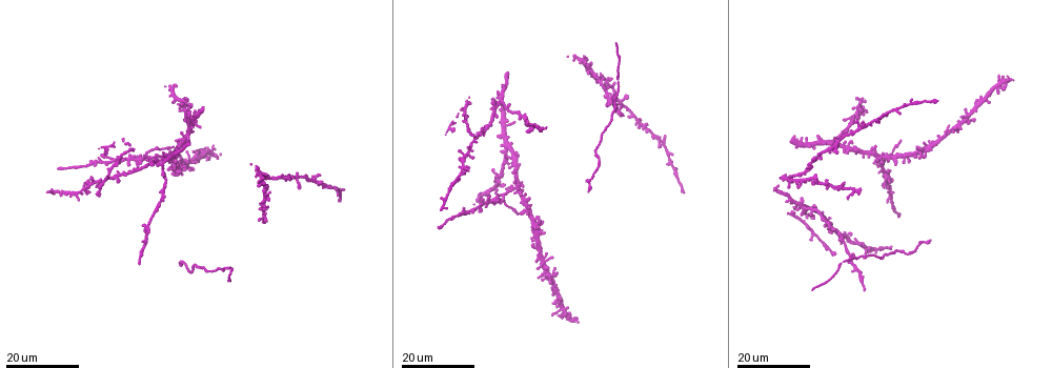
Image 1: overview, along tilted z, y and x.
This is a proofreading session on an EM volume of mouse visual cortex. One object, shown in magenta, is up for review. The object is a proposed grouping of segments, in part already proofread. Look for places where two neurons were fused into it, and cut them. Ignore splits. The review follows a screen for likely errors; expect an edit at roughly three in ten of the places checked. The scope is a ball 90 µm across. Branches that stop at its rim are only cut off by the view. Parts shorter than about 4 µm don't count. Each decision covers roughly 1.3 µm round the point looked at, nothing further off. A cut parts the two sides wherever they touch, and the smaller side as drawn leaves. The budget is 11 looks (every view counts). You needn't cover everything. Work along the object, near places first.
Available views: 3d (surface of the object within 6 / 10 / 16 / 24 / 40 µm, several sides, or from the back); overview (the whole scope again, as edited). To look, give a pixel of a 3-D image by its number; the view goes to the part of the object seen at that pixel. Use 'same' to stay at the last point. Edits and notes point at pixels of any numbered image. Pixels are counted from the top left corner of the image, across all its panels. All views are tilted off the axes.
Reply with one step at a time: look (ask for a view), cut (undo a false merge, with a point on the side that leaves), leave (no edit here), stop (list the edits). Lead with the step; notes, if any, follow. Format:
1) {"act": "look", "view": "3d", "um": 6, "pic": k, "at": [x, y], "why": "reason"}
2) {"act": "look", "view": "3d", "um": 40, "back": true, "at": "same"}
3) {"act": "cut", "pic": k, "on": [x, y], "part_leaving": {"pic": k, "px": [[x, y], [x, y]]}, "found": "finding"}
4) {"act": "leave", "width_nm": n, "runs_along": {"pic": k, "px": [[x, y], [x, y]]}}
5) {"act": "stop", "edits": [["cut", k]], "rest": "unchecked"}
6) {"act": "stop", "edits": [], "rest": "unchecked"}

{"act": "look", "view": "3d", "um": 24, "pic": 1, "at": [77, 195], "why": "thick turns thin"}

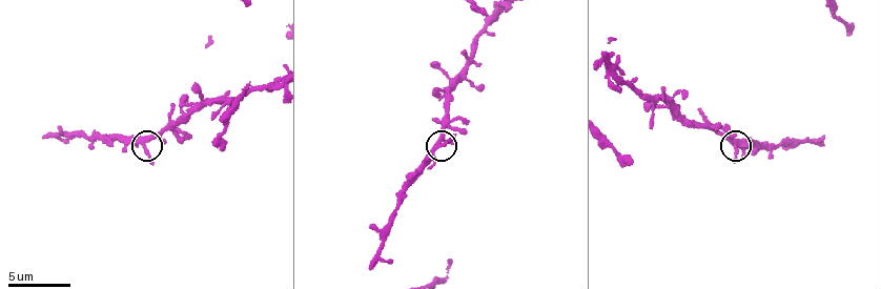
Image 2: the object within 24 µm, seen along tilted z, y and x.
{"act": "look", "view": "3d", "um": 10, "pic": 2, "at": [732, 139], "why": "zoom in"}

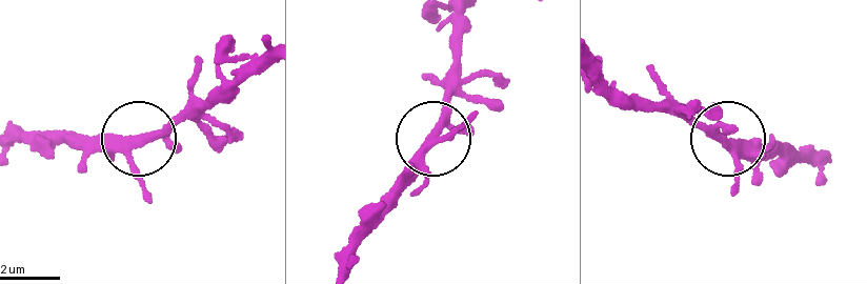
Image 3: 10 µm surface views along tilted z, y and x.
{"act": "leave", "arms": 4, "runs_along": {"pic": 3, "px": [[601, 68], [620, 92], [707, 121], [773, 158]]}, "found": "one neuron here"}

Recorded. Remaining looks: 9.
{"act": "look", "view": "3d", "um": 16, "pic": 2, "at": [465, 70], "why": "four or more arms meet"}

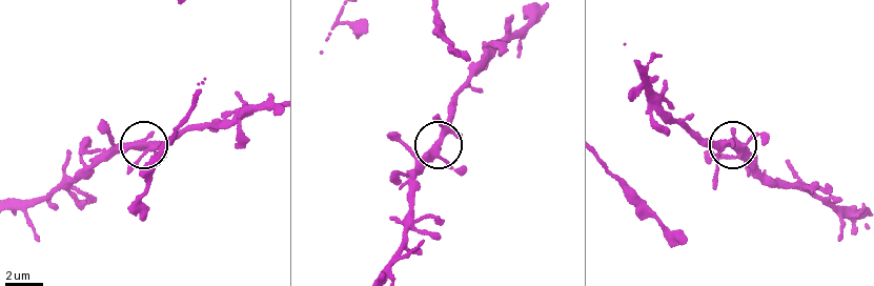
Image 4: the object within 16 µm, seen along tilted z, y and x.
{"act": "leave", "runs_along": {"pic": 4, "px": [[144, 145], [95, 152]]}, "found": "one neuron here"}

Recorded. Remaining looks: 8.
{"act": "look", "view": "3d", "um": 24, "pic": 1, "at": [146, 153], "why": "small branch off a trunk"}

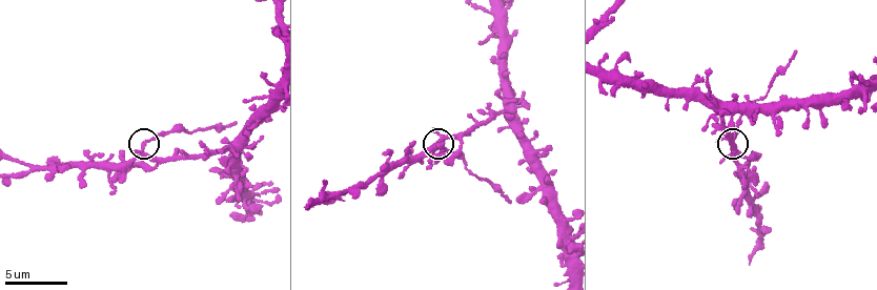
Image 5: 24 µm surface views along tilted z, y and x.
{"act": "look", "view": "3d", "um": 6, "pic": 5, "at": [143, 152]}

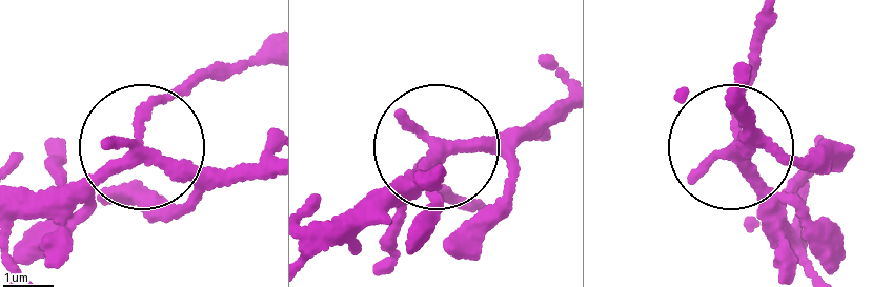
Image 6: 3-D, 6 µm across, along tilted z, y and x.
{"act": "cut", "pic": 6, "on": [215, 75], "arms": 4, "found": "two neurons meet here"}

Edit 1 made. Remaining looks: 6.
{"act": "look", "view": "overview"}

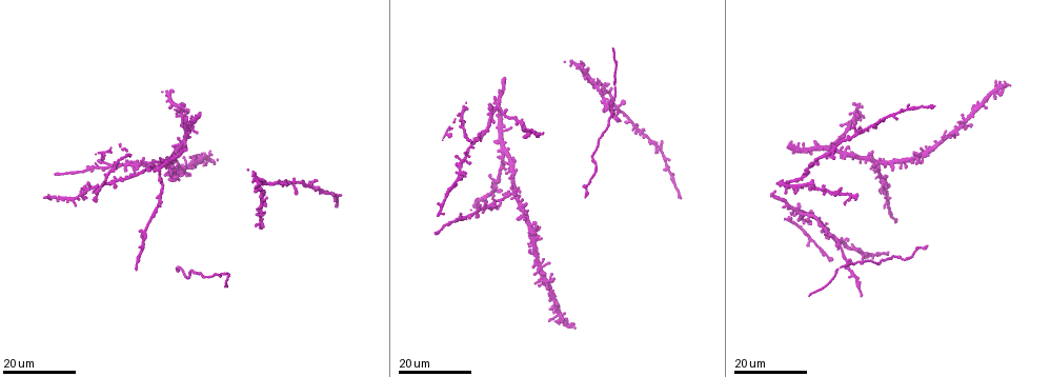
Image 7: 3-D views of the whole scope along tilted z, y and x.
{"act": "look", "view": "3d", "um": 16, "pic": 7, "at": [160, 165], "why": "four arms meet"}

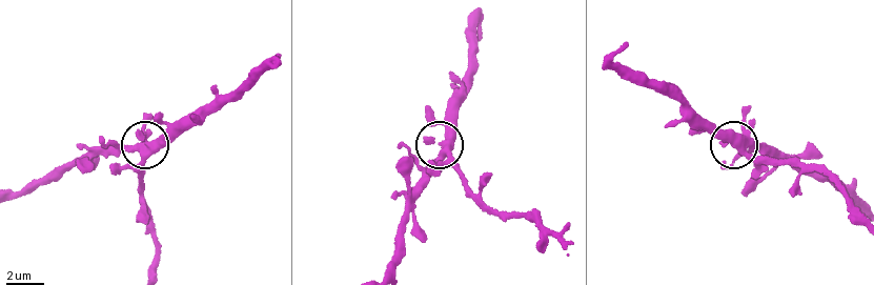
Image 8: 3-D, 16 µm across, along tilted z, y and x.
{"act": "look", "view": "3d", "um": 10, "pic": 8, "at": [740, 150]}

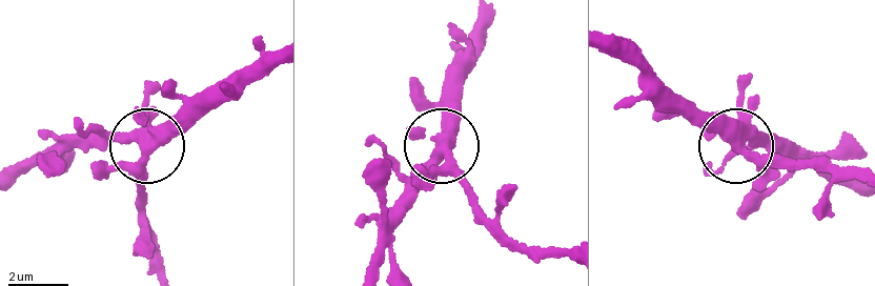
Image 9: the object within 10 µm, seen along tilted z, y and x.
{"act": "leave", "width_nm": 370, "runs_along": {"pic": 9, "px": [[20, 166], [69, 139], [135, 141], [143, 150], [134, 203]]}, "found": "all the same neuron"}

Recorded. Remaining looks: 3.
{"act": "look", "view": "3d", "um": 24, "pic": 7, "at": [593, 175], "why": "sudden change in width"}

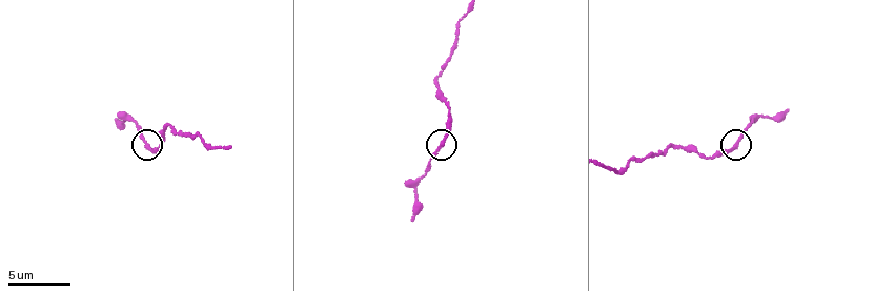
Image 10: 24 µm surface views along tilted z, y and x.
{"act": "look", "view": "3d", "um": 6, "pic": 10, "at": [442, 141], "why": "zoom in"}

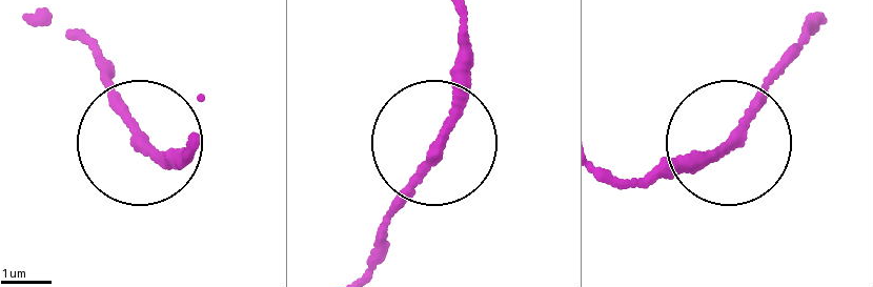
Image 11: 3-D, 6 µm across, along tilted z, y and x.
{"act": "leave", "found": "one neuron here"}

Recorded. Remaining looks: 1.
{"act": "stop", "edits": [["cut", 6]], "rest": "unchecked"}

